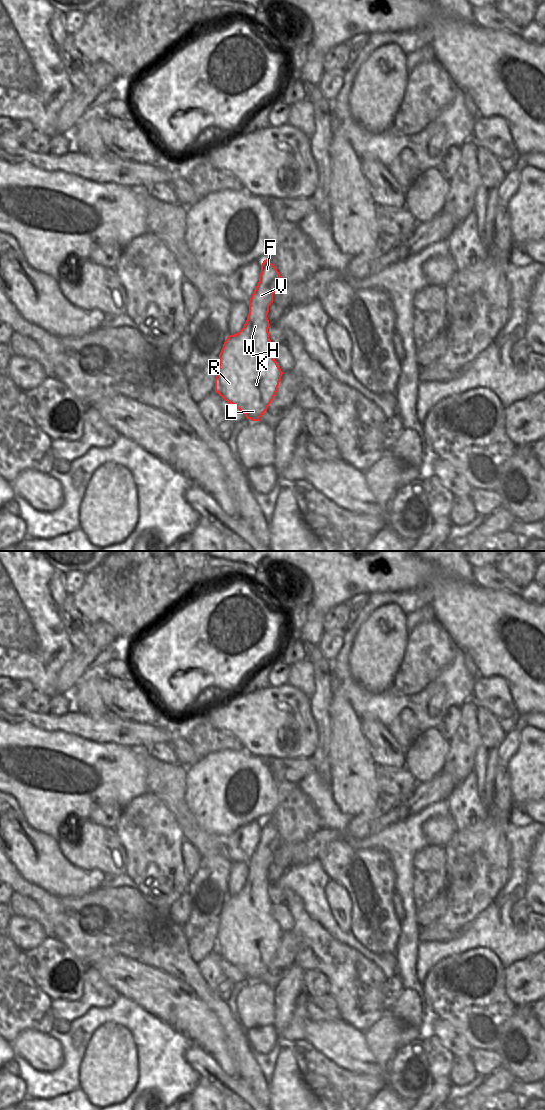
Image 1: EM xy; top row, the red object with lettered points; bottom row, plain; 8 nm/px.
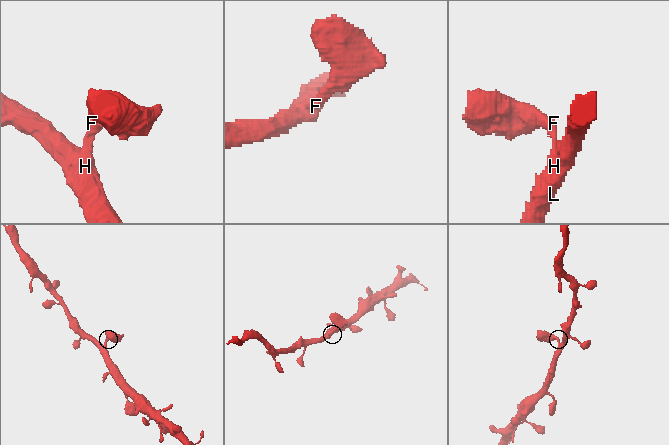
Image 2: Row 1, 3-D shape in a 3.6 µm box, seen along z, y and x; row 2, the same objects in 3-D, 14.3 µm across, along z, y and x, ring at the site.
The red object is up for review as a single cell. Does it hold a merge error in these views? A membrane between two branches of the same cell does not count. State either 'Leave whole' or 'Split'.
Leave whole

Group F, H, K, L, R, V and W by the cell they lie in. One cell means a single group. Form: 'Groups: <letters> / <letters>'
Groups: F H K L R V W

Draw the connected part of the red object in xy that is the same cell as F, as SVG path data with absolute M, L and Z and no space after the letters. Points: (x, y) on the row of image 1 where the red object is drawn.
M267 259L261 265L259 282L249 300L249 314L243 328L229 335L219 354L219 368L215 378L215 392L234 405L251 421L259 421L273 400L283 372L271 356L269 320L267 314L273 294L281 286L281 276Z

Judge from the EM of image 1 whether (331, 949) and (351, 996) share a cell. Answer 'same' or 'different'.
same

